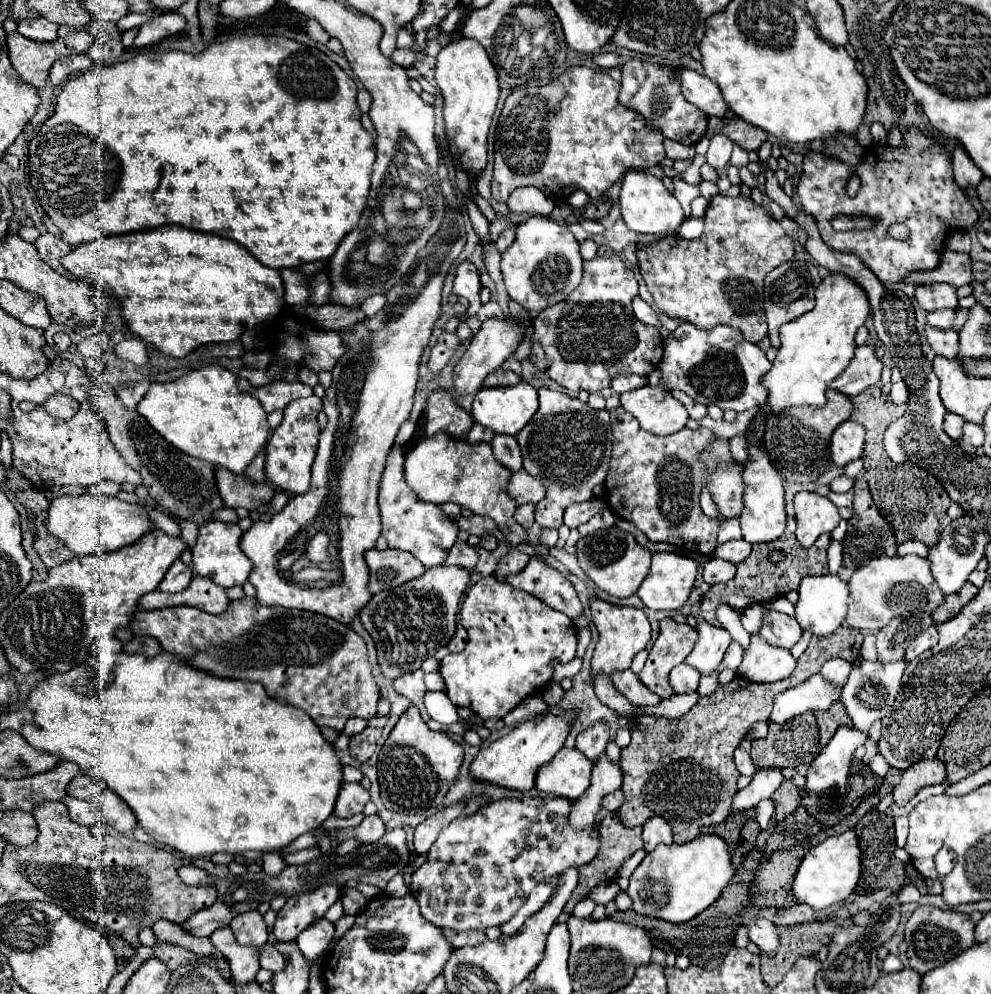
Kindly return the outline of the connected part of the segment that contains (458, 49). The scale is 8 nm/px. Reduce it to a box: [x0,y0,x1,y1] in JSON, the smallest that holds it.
[435,39,499,179]

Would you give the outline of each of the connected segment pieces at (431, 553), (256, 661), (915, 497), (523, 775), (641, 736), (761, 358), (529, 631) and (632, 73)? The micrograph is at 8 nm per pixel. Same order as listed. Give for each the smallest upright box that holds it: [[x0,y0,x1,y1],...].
[[379,445,457,567],[131,597,381,731],[851,385,951,547],[471,711,577,793],[617,625,863,843],[659,321,771,411],[439,577,577,719],[619,59,707,145]]

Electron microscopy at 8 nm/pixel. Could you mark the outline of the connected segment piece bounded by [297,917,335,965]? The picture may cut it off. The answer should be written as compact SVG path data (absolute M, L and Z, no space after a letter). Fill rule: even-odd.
M323 917L323 921L315 921L315 925L309 925L297 937L297 945L313 965L313 963L317 963L315 959L327 949L333 935L335 935L335 925Z

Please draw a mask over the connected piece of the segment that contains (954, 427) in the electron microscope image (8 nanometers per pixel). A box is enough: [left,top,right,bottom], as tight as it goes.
[943,413,965,439]

